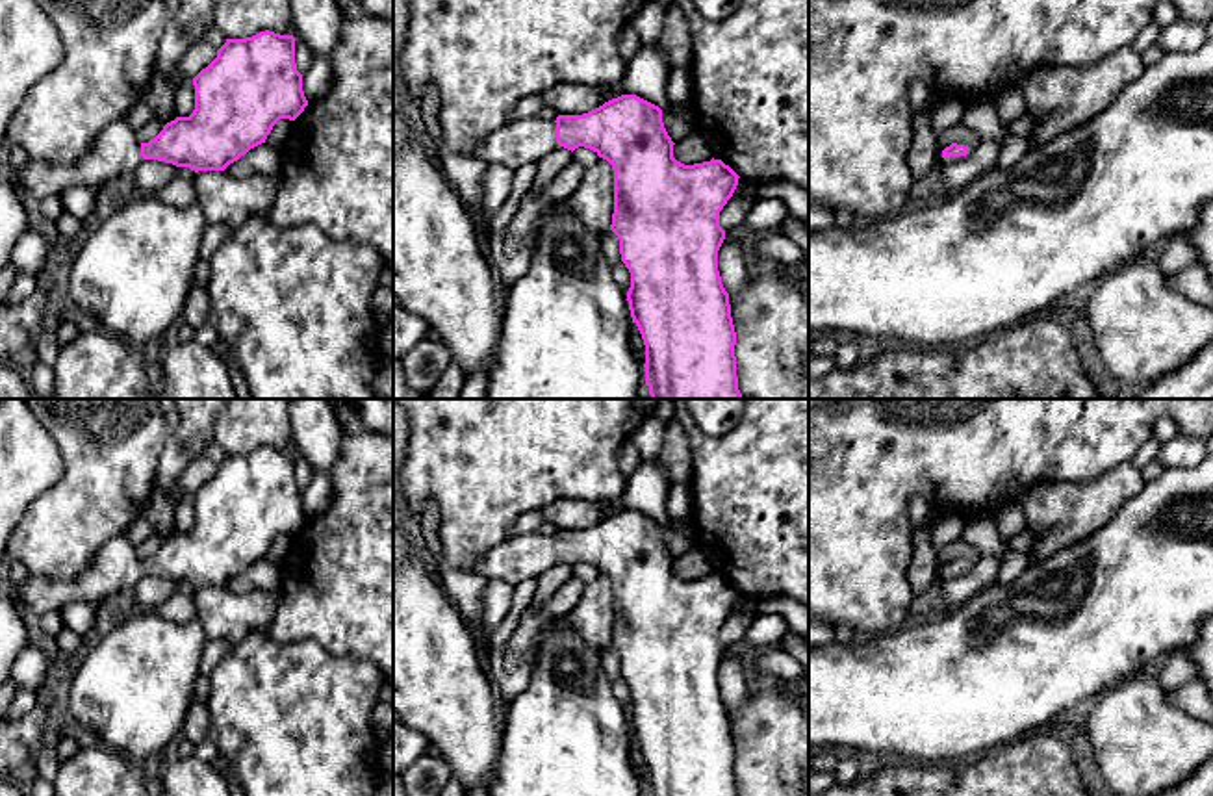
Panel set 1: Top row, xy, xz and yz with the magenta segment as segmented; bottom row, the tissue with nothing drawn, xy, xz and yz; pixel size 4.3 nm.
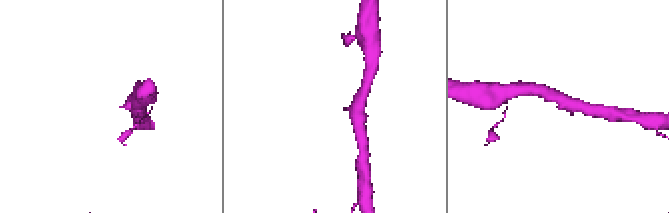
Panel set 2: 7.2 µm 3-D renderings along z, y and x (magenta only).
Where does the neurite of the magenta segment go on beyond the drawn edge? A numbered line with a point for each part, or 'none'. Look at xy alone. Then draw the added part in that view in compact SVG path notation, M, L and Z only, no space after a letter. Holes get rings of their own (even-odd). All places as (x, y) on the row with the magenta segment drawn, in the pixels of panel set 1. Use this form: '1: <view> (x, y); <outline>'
1: xy (115, 151); M119 119L106 126L91 147L72 163L57 165L30 160L28 165L11 169L2 160L0 165L20 191L45 199L74 186L98 191L121 174L134 173L141 161L141 143L135 137L135 130L126 119Z

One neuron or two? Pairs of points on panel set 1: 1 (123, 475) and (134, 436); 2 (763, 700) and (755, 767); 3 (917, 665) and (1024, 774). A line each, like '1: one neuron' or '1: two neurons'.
1: one neuron
2: one neuron
3: two neurons

